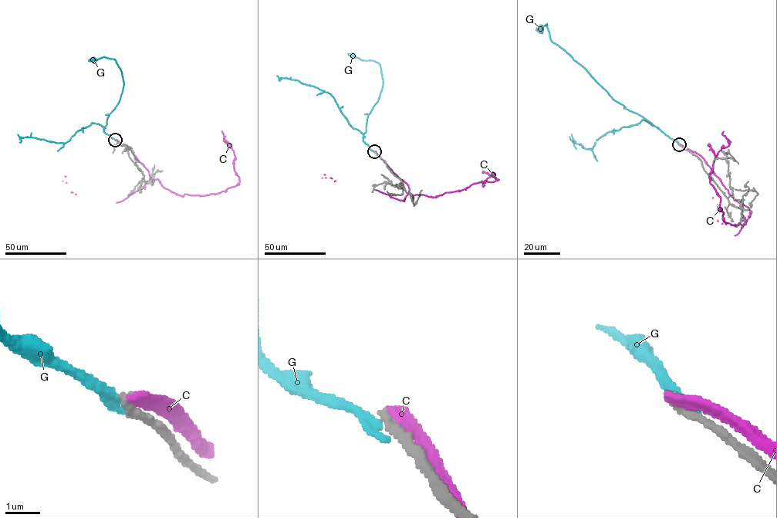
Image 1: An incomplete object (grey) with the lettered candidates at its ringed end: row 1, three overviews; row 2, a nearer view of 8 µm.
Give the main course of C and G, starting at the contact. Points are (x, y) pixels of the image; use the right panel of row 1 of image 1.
C: (679, 144), (702, 157), (742, 202), (742, 226), (724, 221), (709, 177), (728, 144), (723, 131)
G: (679, 144), (650, 122), (615, 101), (583, 67), (553, 42), (546, 24), (540, 28)

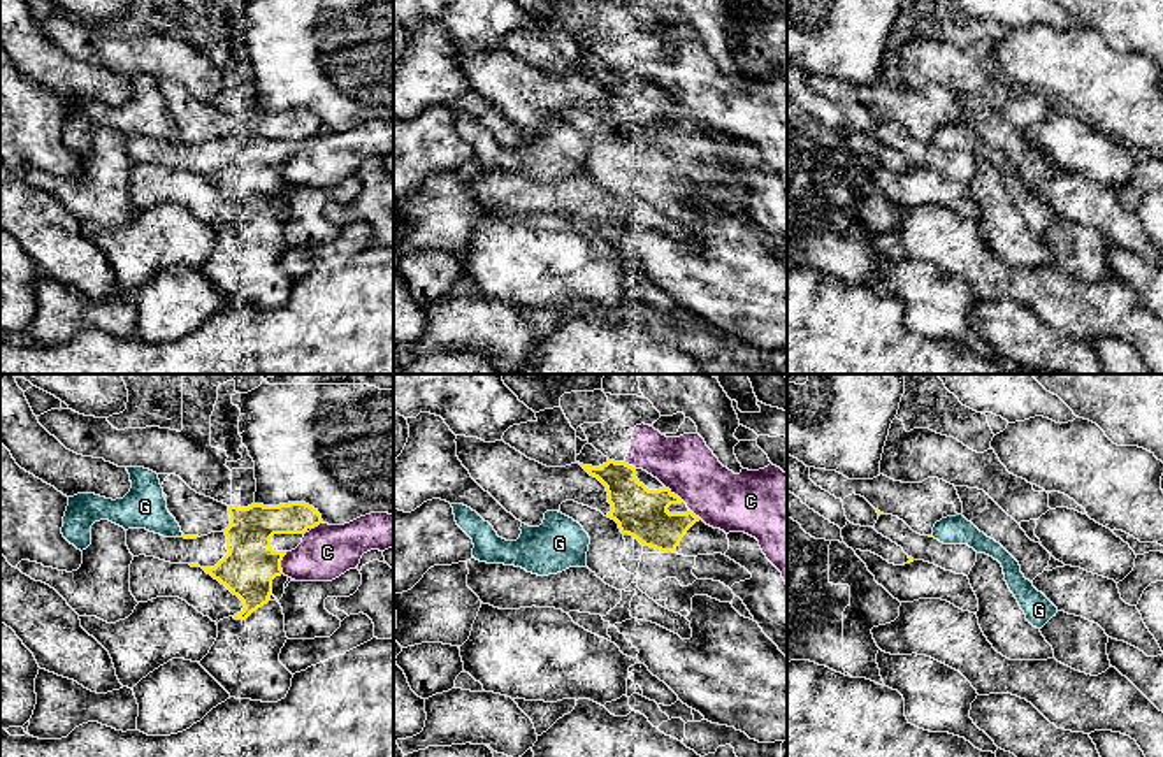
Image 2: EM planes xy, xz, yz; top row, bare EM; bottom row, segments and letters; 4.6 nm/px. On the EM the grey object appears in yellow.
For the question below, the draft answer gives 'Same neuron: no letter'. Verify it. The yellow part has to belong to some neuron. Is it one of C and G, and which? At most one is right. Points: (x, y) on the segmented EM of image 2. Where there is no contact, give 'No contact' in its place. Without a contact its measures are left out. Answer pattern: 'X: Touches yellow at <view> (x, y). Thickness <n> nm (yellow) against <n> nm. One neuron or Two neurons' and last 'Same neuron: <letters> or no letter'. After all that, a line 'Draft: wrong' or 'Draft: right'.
C: Touches yellow at xy (280, 562). Thickness 240 nm (yellow) against 240 nm. Two neurons
G: No contact. Two neurons
Same neuron: no letter
Draft: right

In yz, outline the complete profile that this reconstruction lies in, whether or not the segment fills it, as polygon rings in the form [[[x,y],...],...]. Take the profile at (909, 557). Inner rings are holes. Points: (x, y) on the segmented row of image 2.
[[[856,550],[856,555],[866,564],[875,581],[899,602],[942,599],[963,611],[979,611],[979,599],[964,574],[912,557],[905,566],[894,566],[871,552]]]

